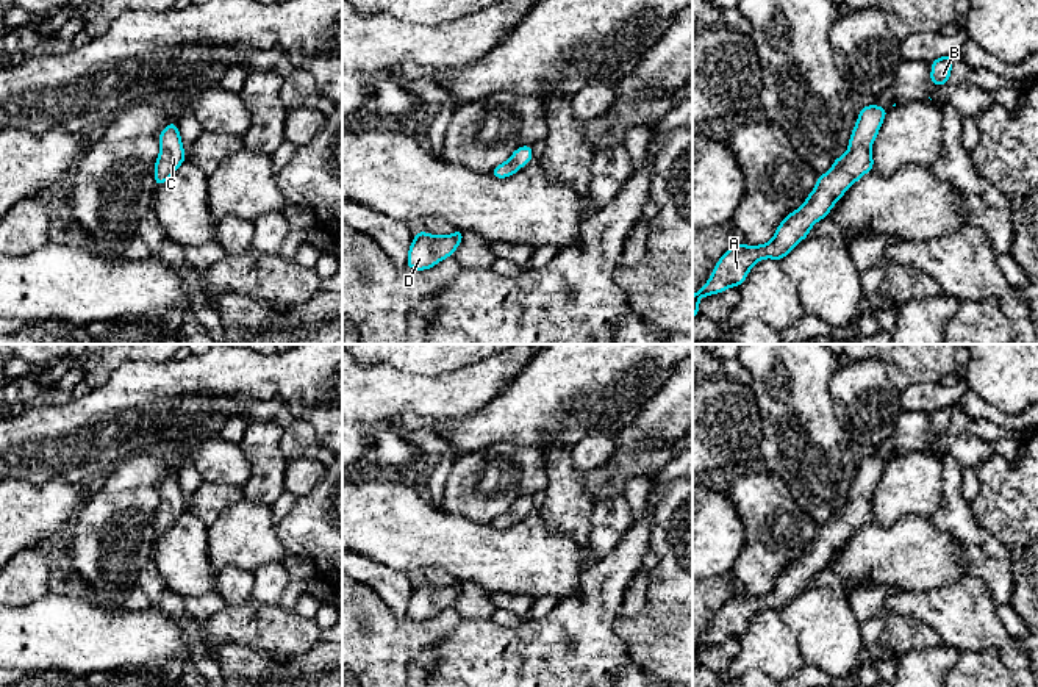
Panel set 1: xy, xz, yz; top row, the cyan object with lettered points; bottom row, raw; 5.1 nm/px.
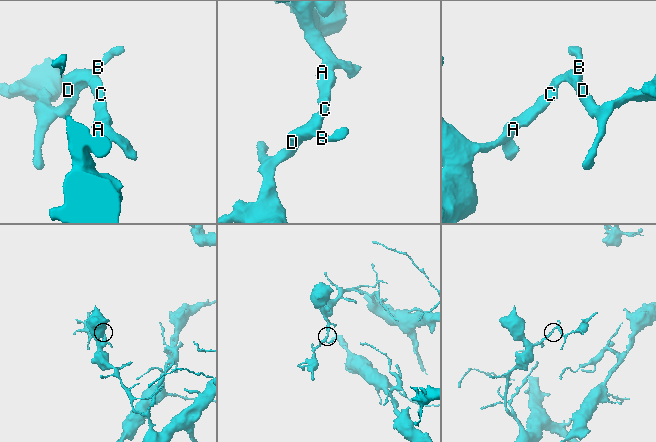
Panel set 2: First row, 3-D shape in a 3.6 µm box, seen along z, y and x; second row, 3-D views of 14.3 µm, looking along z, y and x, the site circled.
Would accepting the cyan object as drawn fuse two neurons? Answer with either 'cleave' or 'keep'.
keep

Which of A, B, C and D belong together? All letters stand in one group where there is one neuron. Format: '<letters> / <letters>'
A B C D

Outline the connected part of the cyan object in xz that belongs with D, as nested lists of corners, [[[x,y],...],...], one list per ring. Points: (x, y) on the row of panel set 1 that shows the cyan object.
[[[417,230],[406,258],[406,266],[414,271],[425,271],[452,257],[464,236],[463,230],[439,236]]]

